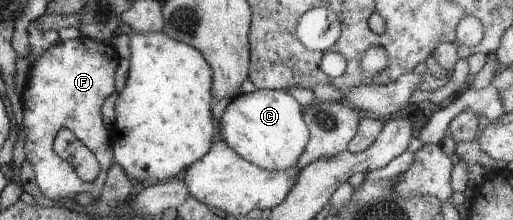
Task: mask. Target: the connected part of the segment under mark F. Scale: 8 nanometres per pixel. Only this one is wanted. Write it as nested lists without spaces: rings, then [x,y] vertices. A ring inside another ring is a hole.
[[[77,37],[64,41],[54,42],[50,48],[32,64],[30,68],[30,78],[26,90],[22,92],[22,112],[23,125],[21,126],[26,133],[24,136],[24,154],[32,168],[34,168],[34,176],[38,188],[42,190],[42,194],[50,200],[64,200],[64,198],[74,198],[81,192],[88,192],[92,196],[92,202],[100,199],[102,196],[103,187],[106,185],[108,176],[108,166],[104,166],[104,158],[100,158],[100,154],[96,154],[96,150],[112,150],[108,132],[104,128],[102,122],[101,108],[104,100],[114,92],[114,72],[118,66],[118,54],[114,52],[112,44],[105,42],[98,42],[96,39],[90,37]],[[60,130],[70,130],[88,150],[94,153],[98,159],[101,169],[100,174],[96,180],[86,181],[82,180],[70,162],[66,162],[60,158],[53,148],[55,134]]]

